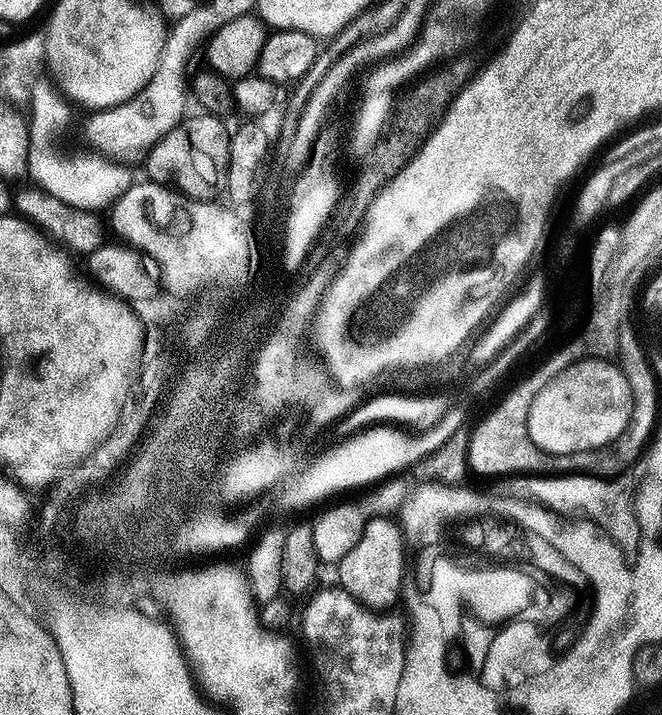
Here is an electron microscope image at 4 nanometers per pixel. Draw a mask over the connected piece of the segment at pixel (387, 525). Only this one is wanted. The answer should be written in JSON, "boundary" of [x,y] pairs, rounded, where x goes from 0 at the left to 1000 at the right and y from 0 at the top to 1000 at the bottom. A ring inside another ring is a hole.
{"boundary":[[[571,723],[556,727],[547,741],[547,752],[538,755],[535,769],[529,769],[529,775],[523,775],[523,780],[506,790],[505,800],[514,810],[509,811],[512,821],[538,839],[569,852],[580,853],[592,848],[610,817],[610,782],[616,778],[610,764],[610,744],[597,726]]]}

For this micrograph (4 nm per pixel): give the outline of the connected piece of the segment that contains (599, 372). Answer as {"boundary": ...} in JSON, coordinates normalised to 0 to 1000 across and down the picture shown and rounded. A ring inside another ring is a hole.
{"boundary":[[[890,501],[863,509],[810,548],[798,566],[798,606],[826,632],[891,632],[924,622],[946,601],[953,576],[955,541],[940,517],[920,505]]]}

